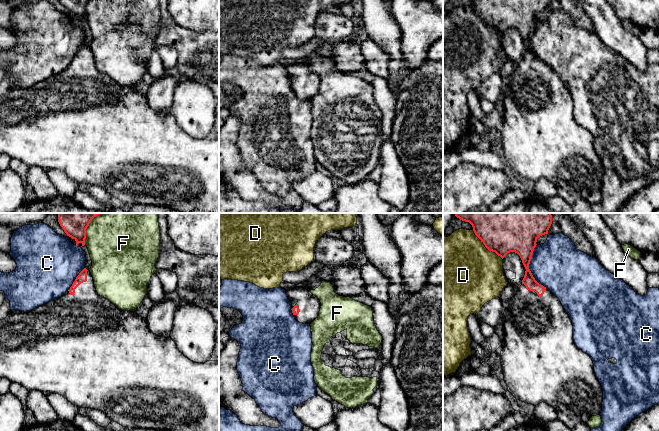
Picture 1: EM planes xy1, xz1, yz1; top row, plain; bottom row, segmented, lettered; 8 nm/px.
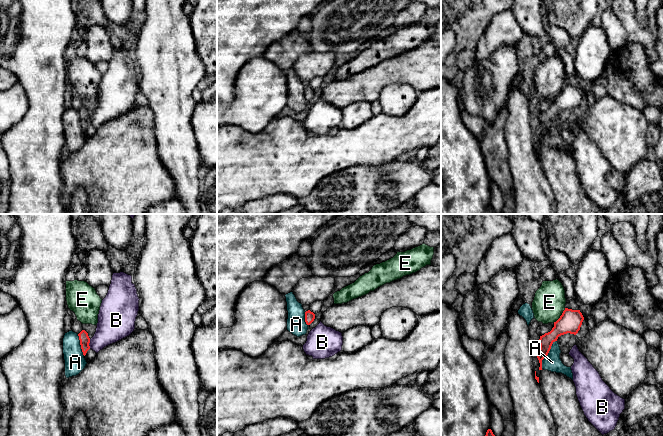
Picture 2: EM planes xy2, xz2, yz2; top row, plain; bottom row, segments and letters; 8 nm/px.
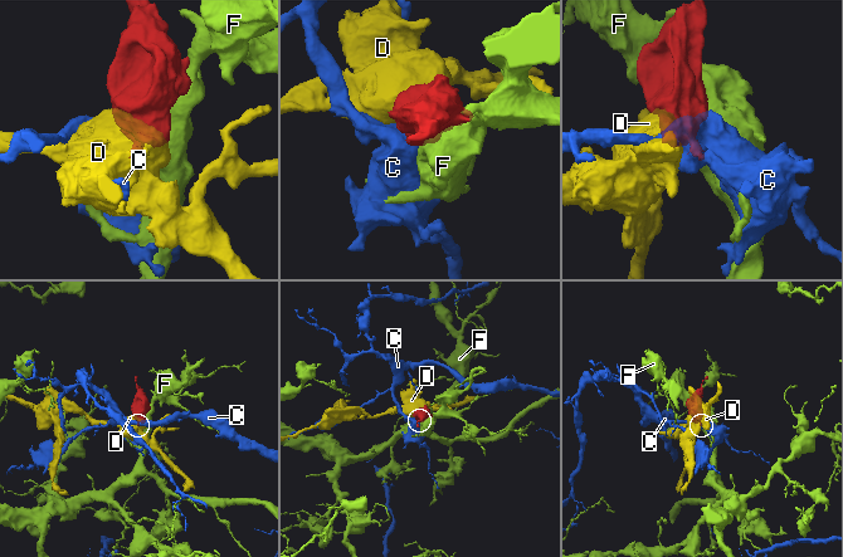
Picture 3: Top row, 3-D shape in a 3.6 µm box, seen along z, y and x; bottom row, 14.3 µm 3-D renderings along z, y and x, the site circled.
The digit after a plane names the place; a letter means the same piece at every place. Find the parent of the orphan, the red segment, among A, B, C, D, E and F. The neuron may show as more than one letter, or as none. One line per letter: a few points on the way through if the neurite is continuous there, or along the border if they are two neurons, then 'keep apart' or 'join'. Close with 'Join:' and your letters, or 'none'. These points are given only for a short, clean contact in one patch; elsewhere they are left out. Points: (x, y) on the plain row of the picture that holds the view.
A: along yz2 (556, 116), (542, 136), (541, 144) | keep apart
B: along xy2 (90, 115), (89, 124) | keep apart
C: keep apart
D: keep apart
E: along yz2 (565, 84), (562, 90), (553, 98) | keep apart
F: keep apart
Join: none

